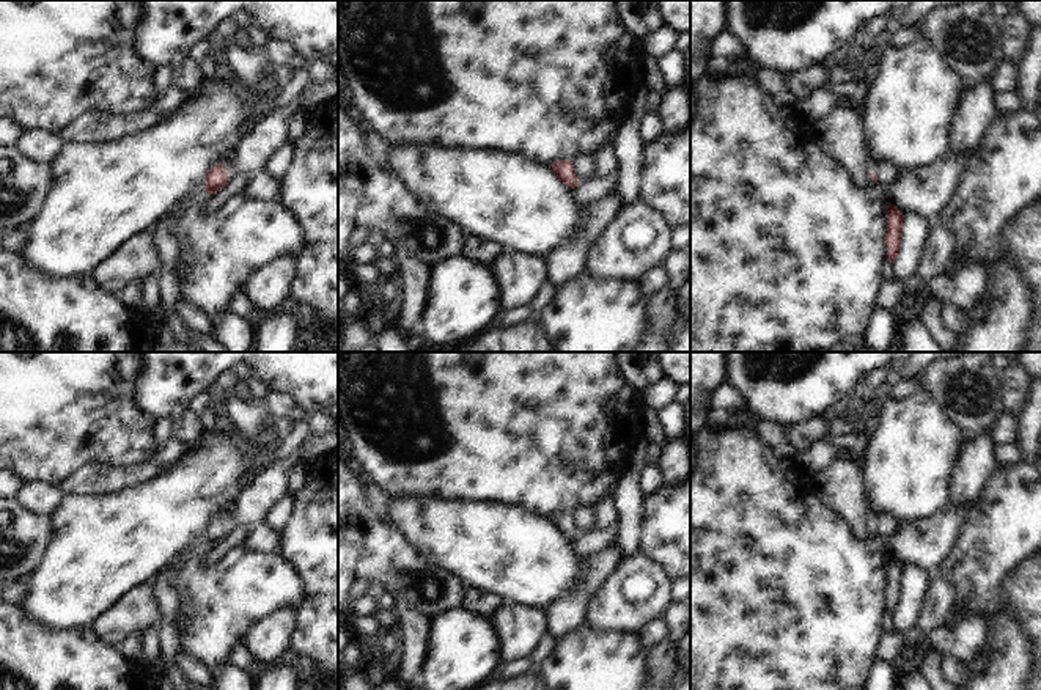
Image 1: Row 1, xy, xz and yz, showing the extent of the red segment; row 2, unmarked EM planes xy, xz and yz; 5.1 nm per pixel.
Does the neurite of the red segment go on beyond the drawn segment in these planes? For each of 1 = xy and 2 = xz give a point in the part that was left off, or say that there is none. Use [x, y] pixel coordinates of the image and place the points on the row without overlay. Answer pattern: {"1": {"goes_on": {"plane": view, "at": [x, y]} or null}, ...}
{"1": {"goes_on": null}, "2": {"goes_on": null}}

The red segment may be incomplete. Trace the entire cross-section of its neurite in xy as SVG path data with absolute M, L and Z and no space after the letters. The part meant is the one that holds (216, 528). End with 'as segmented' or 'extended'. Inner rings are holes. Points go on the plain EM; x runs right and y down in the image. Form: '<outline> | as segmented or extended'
M214 516L204 528L203 541L206 545L212 547L217 545L230 531L225 517Z | as segmented

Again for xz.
M554 512L550 520L554 522L554 527L569 541L574 541L579 534L576 523L572 520L571 512Z | as segmented

